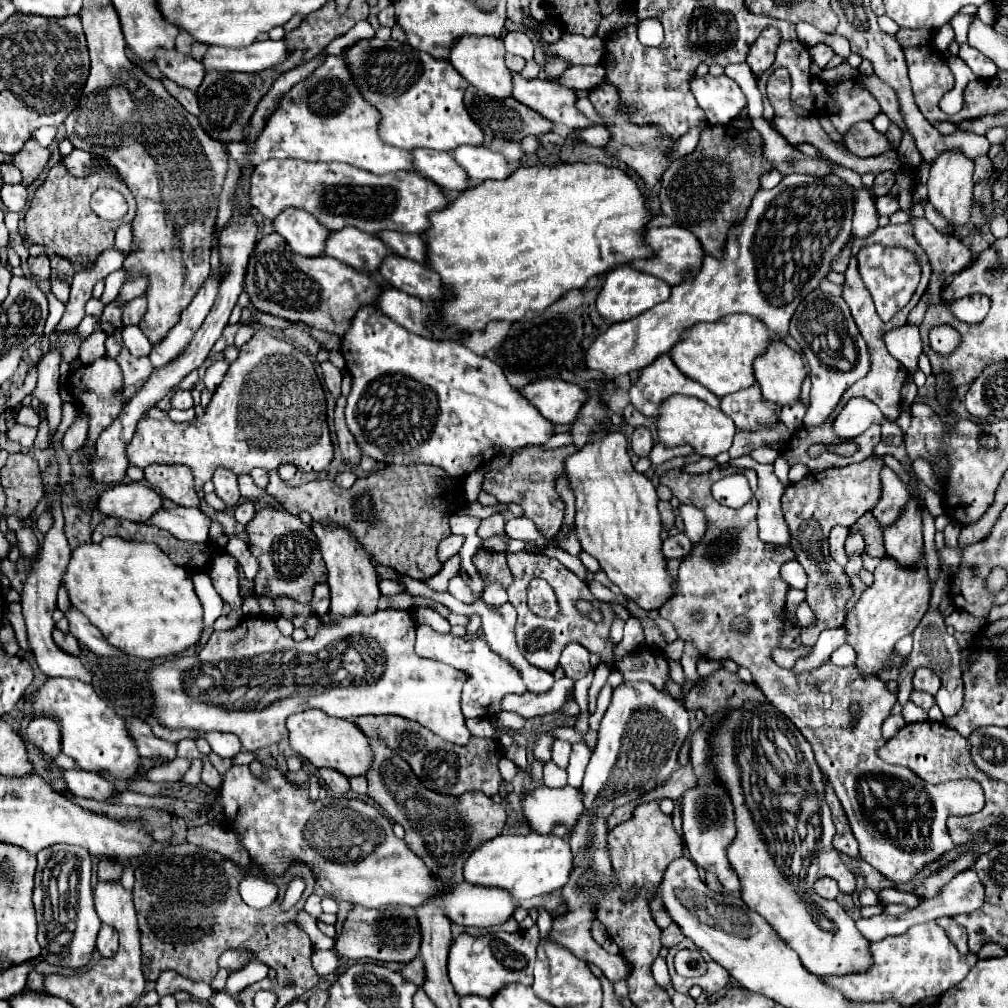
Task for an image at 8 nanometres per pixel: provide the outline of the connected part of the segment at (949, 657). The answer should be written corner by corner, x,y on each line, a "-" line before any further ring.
929,610
925,614
925,618
919,622
919,626
913,632
913,640
915,640
915,644
913,644
913,652
909,656
907,668
899,676
899,686
901,686
901,690
897,694
899,704
905,706
905,702
907,702
907,696
911,692
911,676
913,676
915,668
927,666
927,668
935,670
941,678
941,690
937,692
937,704
943,710
943,716
953,716
959,710
959,706
963,704
963,680
961,680
961,666
959,666
961,650
959,650
957,640
947,634
939,610

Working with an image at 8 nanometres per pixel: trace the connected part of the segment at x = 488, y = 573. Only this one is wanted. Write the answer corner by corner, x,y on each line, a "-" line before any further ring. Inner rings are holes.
479,550
473,554
473,564
477,572
481,574
481,580
485,586
489,584
501,584
503,588
509,588
513,582
511,570
507,566
507,558
503,552
489,552
489,550

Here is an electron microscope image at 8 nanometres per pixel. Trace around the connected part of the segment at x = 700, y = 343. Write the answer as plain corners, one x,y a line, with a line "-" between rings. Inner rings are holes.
731,314
719,322
699,322
695,330
687,330
687,338
669,352
675,366
691,380
697,380
715,396
727,396
753,386
753,360
765,352
771,334
763,322
749,314

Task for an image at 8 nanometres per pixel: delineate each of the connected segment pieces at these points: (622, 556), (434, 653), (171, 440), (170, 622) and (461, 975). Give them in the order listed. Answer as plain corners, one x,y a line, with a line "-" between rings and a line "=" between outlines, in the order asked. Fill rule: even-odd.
605,432
603,438
597,438
599,434
591,434
589,442
577,450
577,454
571,454
565,460
565,476
569,480
569,488
575,494
575,532
583,546
583,550
591,556
595,556
601,562
601,568
605,570
607,578
621,588
621,592
629,598
633,598
641,608
651,610
665,604
671,596
671,578
665,570
665,556
661,552
661,518
657,510
657,492
653,482
637,472
631,464
631,458
627,454
627,438
623,432
=
419,624
415,650
421,658
439,660
467,674
467,682
463,686
463,700
461,700
461,710
465,718
493,718
493,714
499,712
499,704
505,694
525,692
525,684
519,672
511,664
503,662
495,652
491,652
485,640
465,640
453,634
439,634
433,628
=
257,330
253,338
241,346
237,360
229,366
223,382
213,392
203,416
191,422
173,422
167,412
153,407
139,420
131,442
127,444
131,466
147,468
149,464
185,464
195,474
195,488
201,490
211,480
217,468
227,468
233,474
251,474
253,468
275,470
281,464
295,464
305,472
321,472
333,458
333,444
327,428
325,392
319,384
311,358
291,342
273,336
267,330
-
239,394
241,394
241,426
239,426
=
107,536
99,544
81,544
71,552
69,566
63,574
63,584
71,604
103,632
109,644
127,650
131,656
147,660
167,658
193,646
203,632
203,608
193,590
191,574
185,568
175,566
169,556
163,554
155,544
121,540
115,536
=
533,924
529,930
517,932
491,932
485,936
459,934
449,948
449,980
459,996
477,994
491,998
507,982
519,982
525,986
533,984
535,952
539,944
539,928

